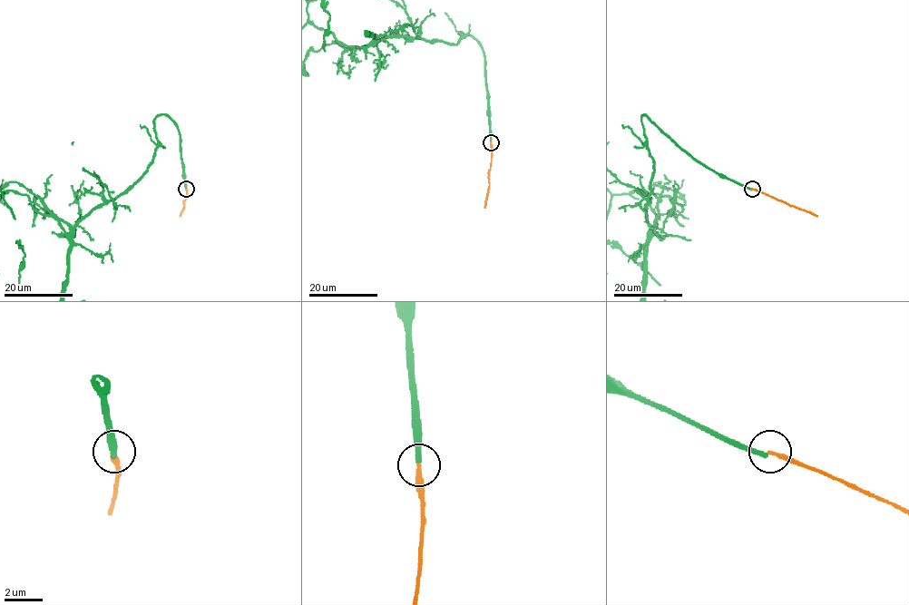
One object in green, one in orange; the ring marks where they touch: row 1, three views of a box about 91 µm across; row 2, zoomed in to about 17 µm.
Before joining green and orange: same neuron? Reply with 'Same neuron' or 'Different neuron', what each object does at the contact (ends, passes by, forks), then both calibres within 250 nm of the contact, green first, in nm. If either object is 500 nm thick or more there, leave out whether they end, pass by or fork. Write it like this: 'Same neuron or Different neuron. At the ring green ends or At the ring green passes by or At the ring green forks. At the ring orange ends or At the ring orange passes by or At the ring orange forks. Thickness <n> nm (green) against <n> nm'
Different neuron. At the ring green ends. At the ring orange ends. Thickness 280 nm (green) against 200 nm

